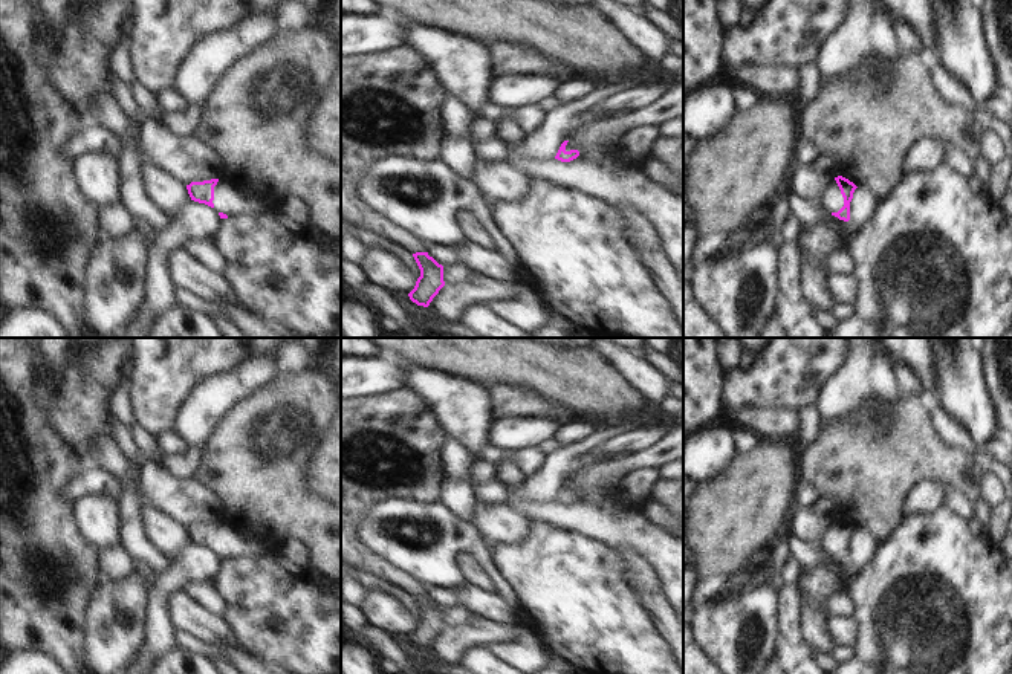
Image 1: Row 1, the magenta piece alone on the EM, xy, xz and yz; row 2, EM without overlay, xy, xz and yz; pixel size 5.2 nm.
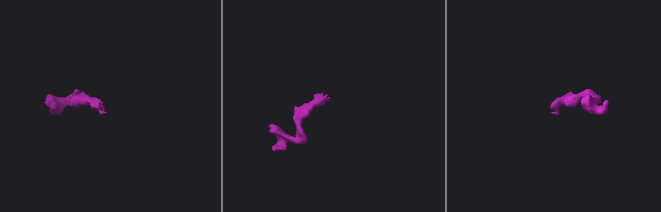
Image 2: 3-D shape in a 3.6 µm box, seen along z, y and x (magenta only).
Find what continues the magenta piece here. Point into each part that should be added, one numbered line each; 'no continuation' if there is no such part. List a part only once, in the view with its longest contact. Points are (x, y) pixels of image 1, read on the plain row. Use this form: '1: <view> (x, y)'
1: yz (832, 543)

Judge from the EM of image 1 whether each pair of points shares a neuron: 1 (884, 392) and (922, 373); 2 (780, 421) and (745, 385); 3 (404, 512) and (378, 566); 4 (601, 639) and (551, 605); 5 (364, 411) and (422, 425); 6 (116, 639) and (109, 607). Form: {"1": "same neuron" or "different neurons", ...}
{"1": "different neurons", "2": "different neurons", "3": "different neurons", "4": "same neuron", "5": "same neuron", "6": "same neuron"}

